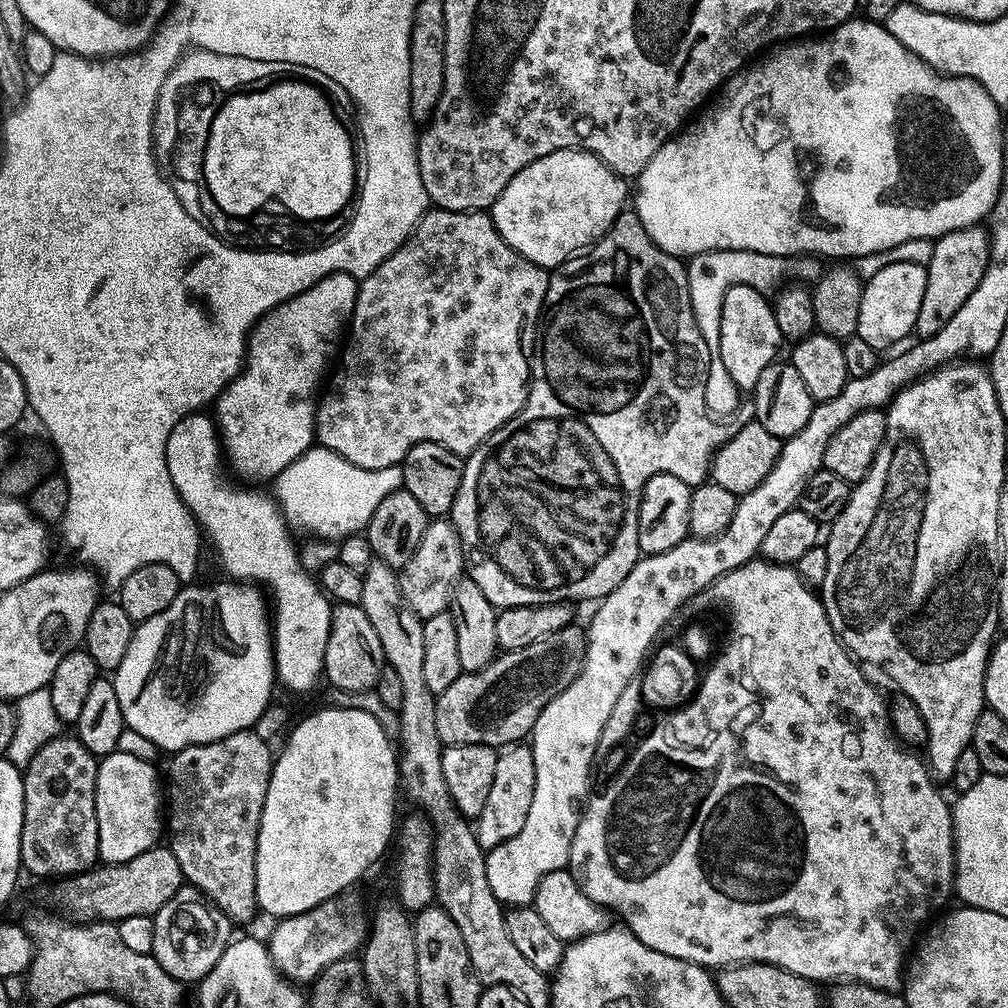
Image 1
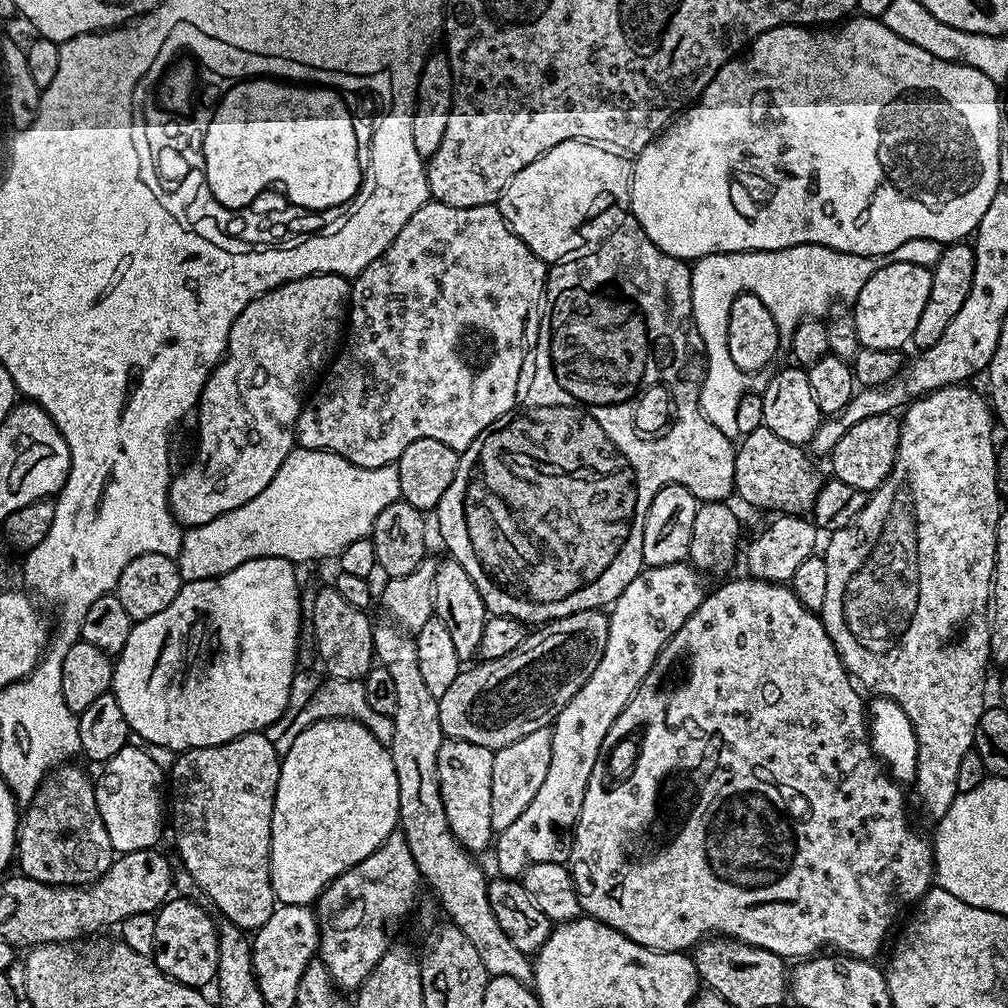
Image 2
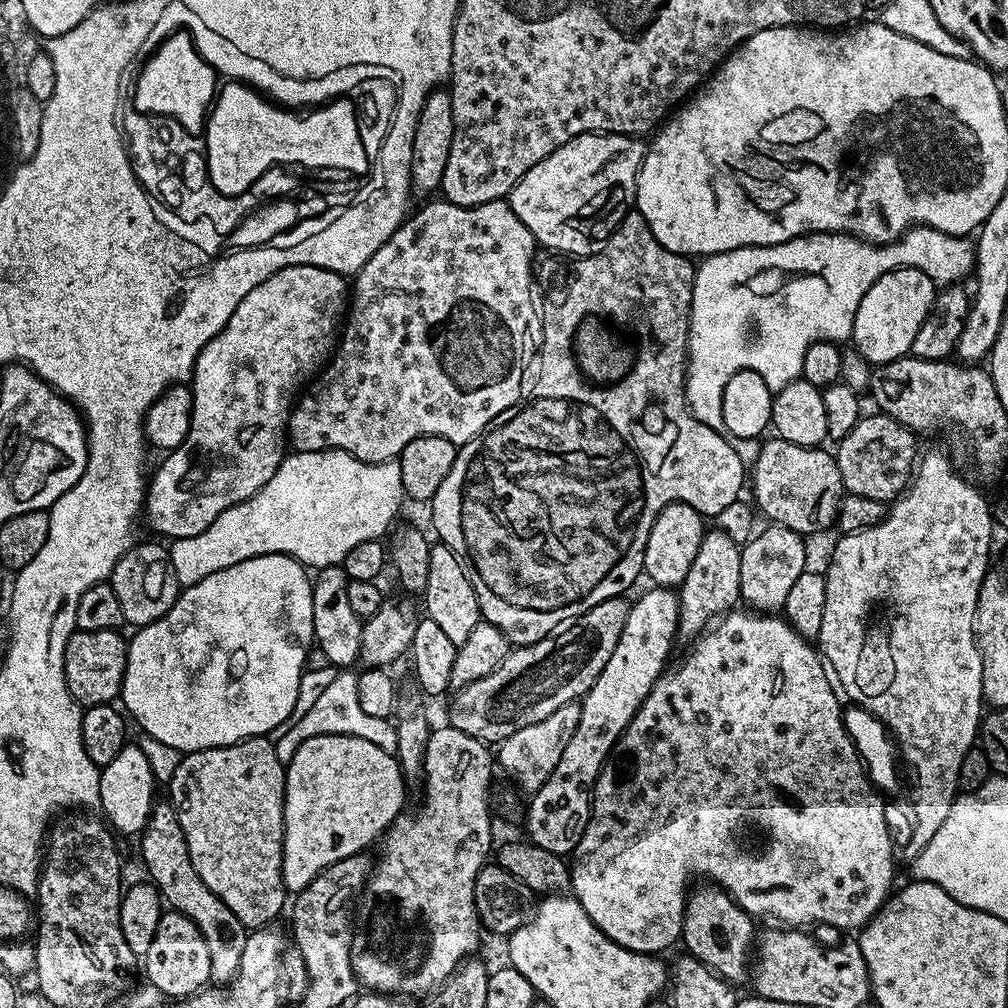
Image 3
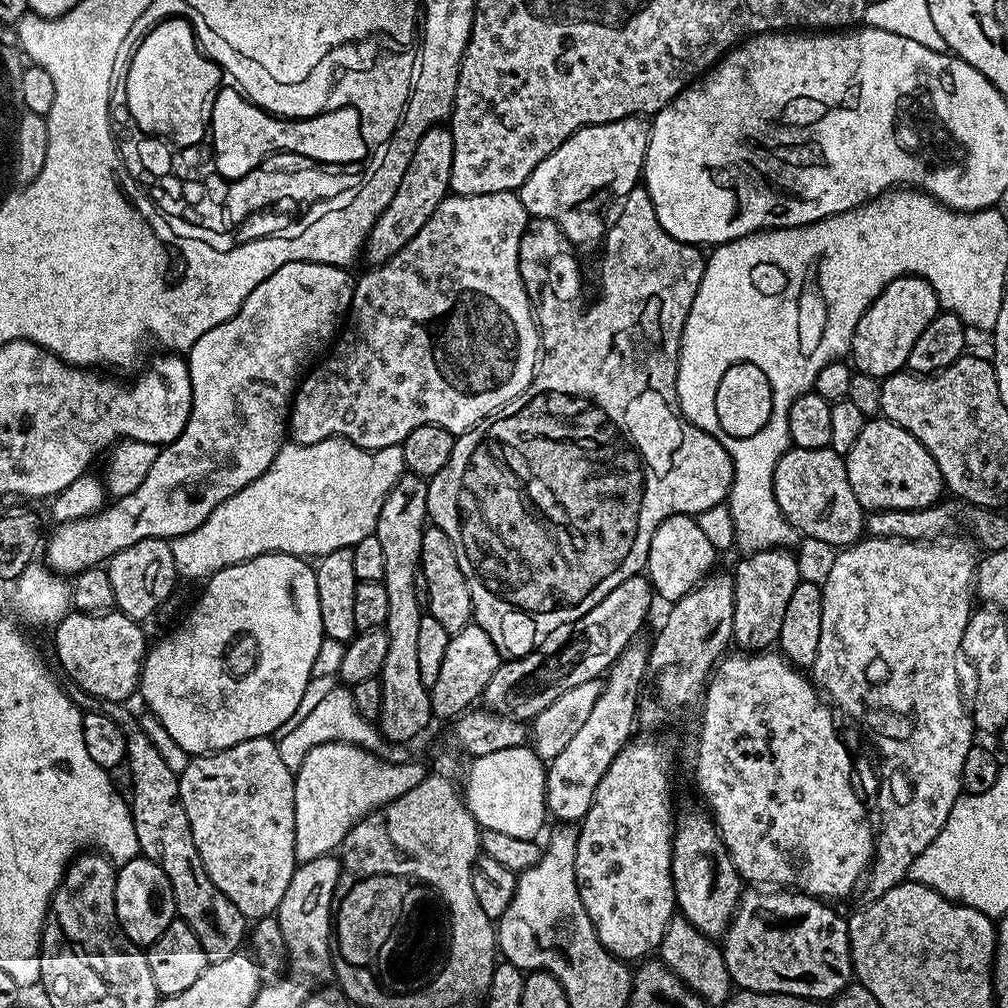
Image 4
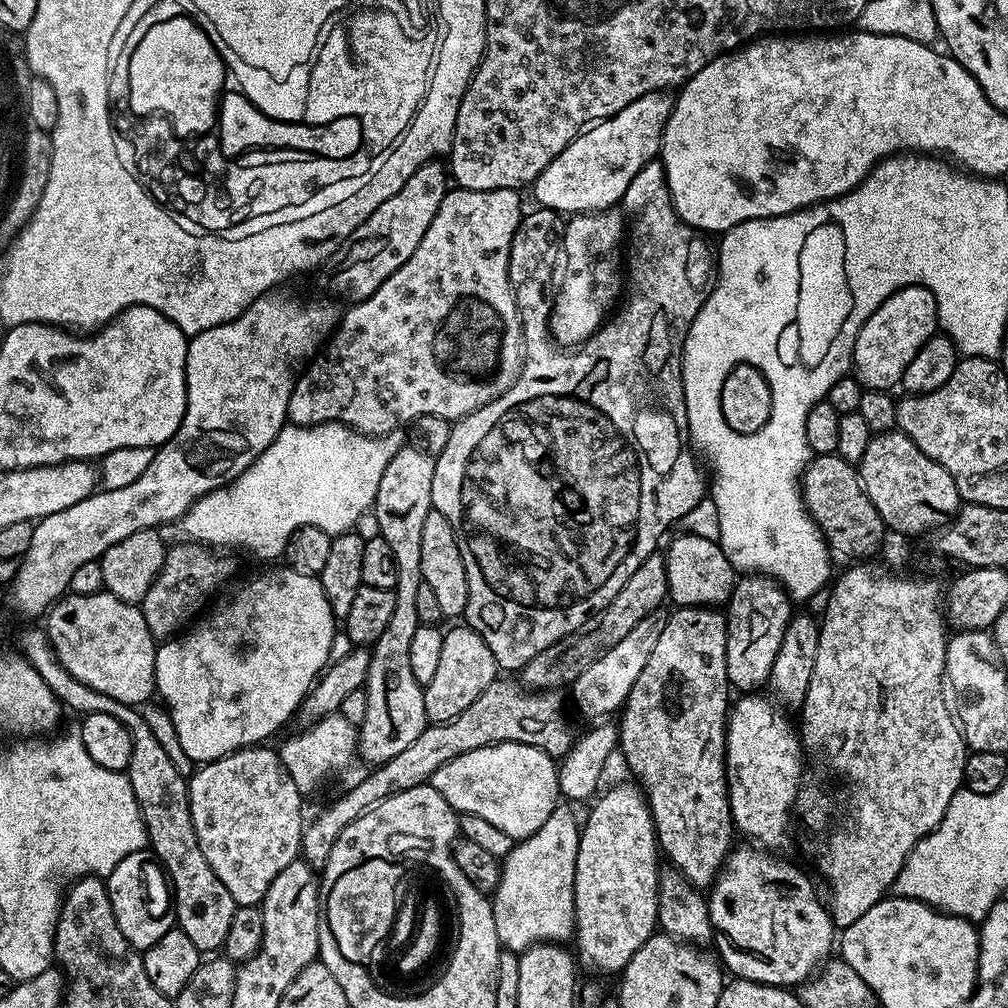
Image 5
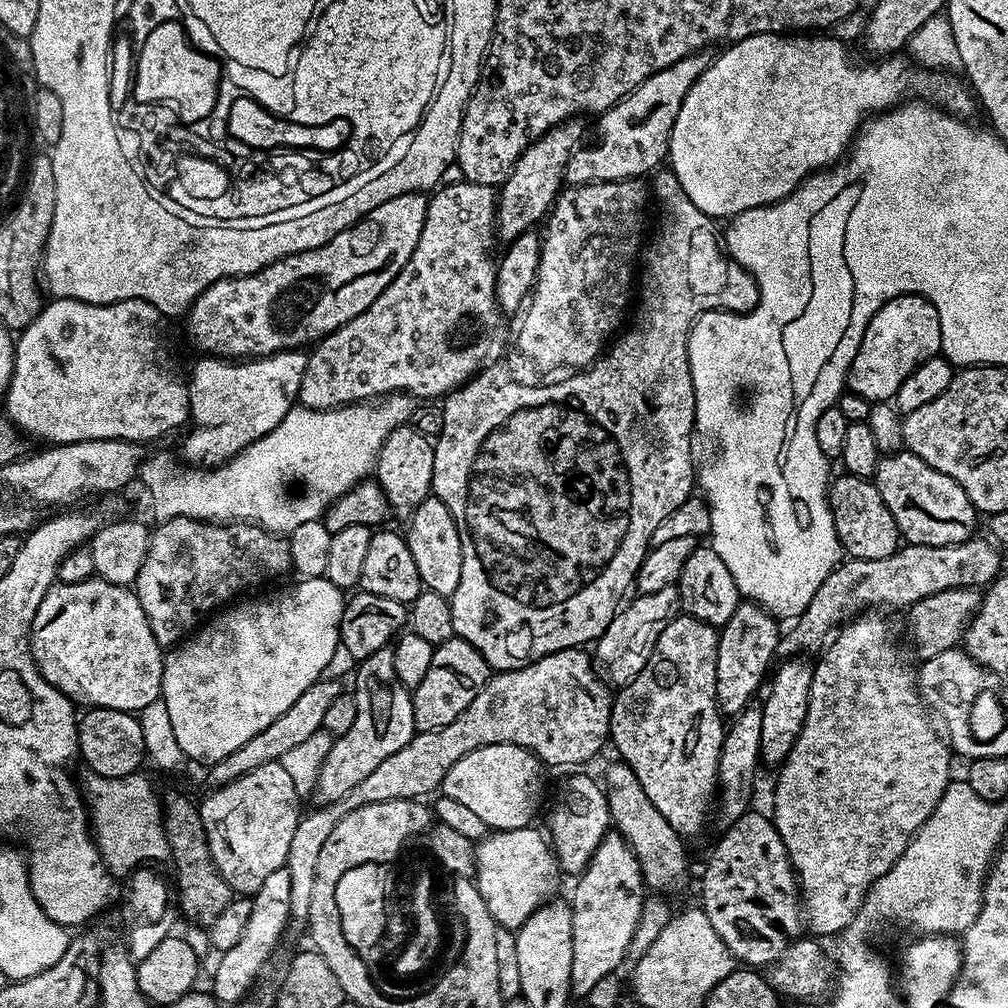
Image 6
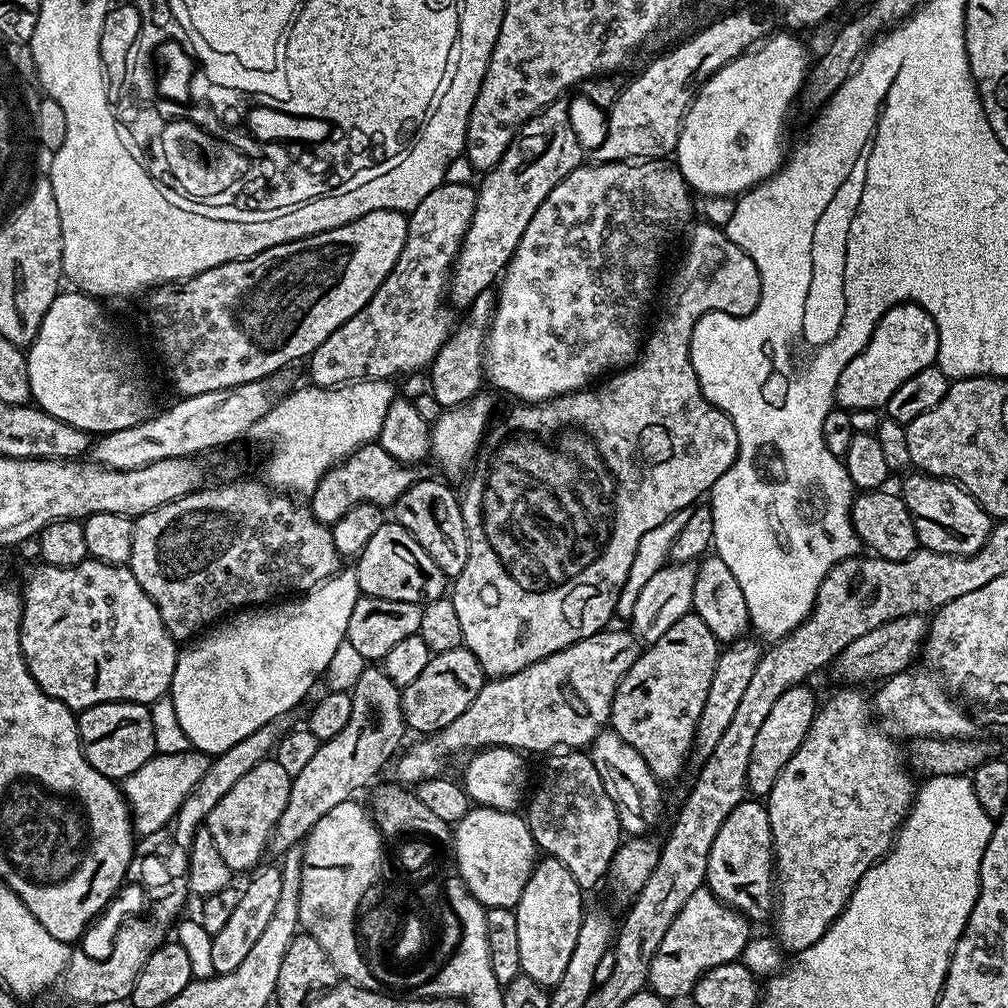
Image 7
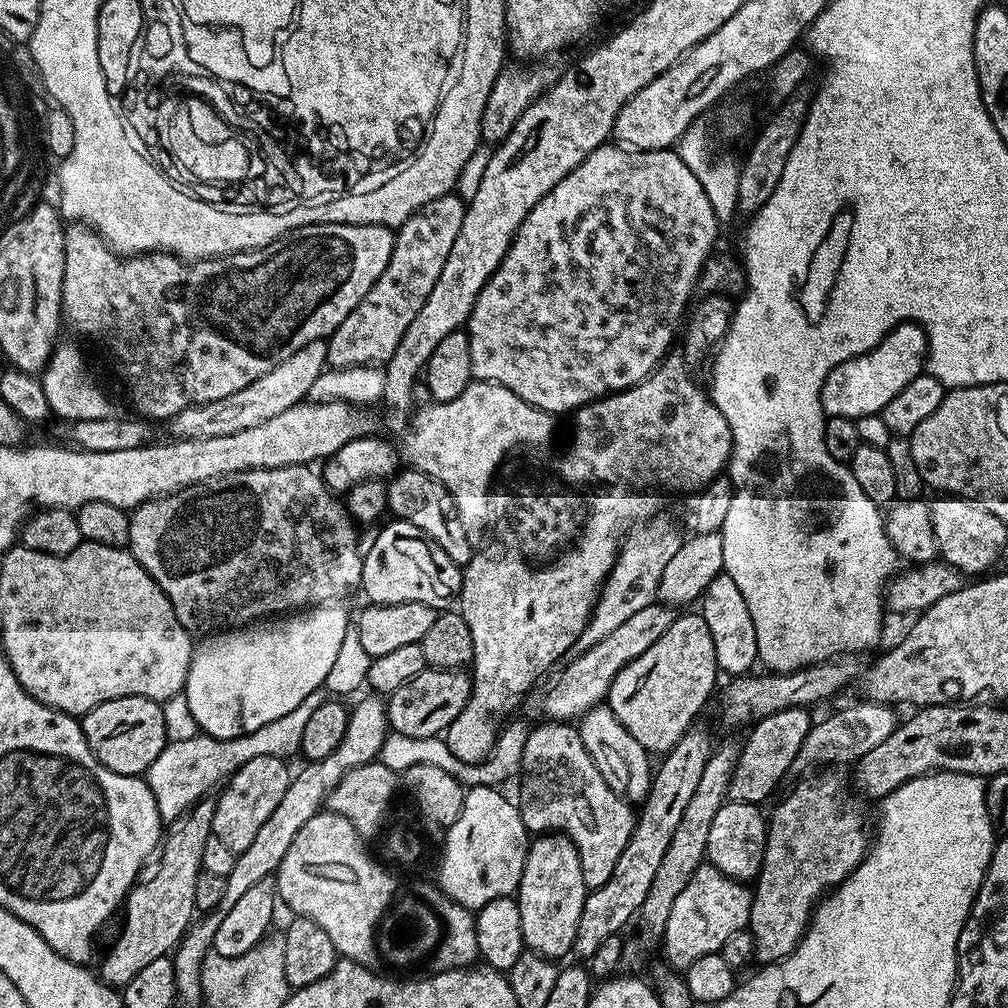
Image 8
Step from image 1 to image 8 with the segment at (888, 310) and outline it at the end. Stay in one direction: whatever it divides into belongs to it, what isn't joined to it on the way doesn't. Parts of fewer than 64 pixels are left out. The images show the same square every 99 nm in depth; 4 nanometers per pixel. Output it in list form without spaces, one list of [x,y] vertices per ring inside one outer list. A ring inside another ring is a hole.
[[[911,322],[898,325],[866,354],[850,358],[830,370],[820,391],[825,417],[837,416],[857,421],[863,416],[883,413],[886,405],[925,371],[927,358],[928,339],[923,328]]]

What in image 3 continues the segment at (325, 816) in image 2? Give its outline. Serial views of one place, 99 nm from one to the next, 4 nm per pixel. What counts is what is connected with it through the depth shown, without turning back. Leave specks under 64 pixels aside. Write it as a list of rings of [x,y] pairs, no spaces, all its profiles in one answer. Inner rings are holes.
[[[322,734],[302,742],[284,773],[282,878],[285,889],[292,894],[300,892],[318,873],[334,862],[359,856],[367,849],[364,848],[367,844],[375,845],[397,816],[405,811],[404,792],[404,775],[395,755],[385,752],[372,742],[366,742],[366,738]]]

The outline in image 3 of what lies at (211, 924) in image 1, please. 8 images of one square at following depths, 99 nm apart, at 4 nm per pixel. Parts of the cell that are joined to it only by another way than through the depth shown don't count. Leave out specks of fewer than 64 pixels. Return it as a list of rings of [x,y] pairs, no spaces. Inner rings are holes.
[[[168,910],[161,915],[154,942],[150,942],[142,964],[148,975],[147,983],[153,984],[164,998],[193,996],[210,981],[210,950],[206,950],[206,938],[202,938],[202,930],[181,912]]]

